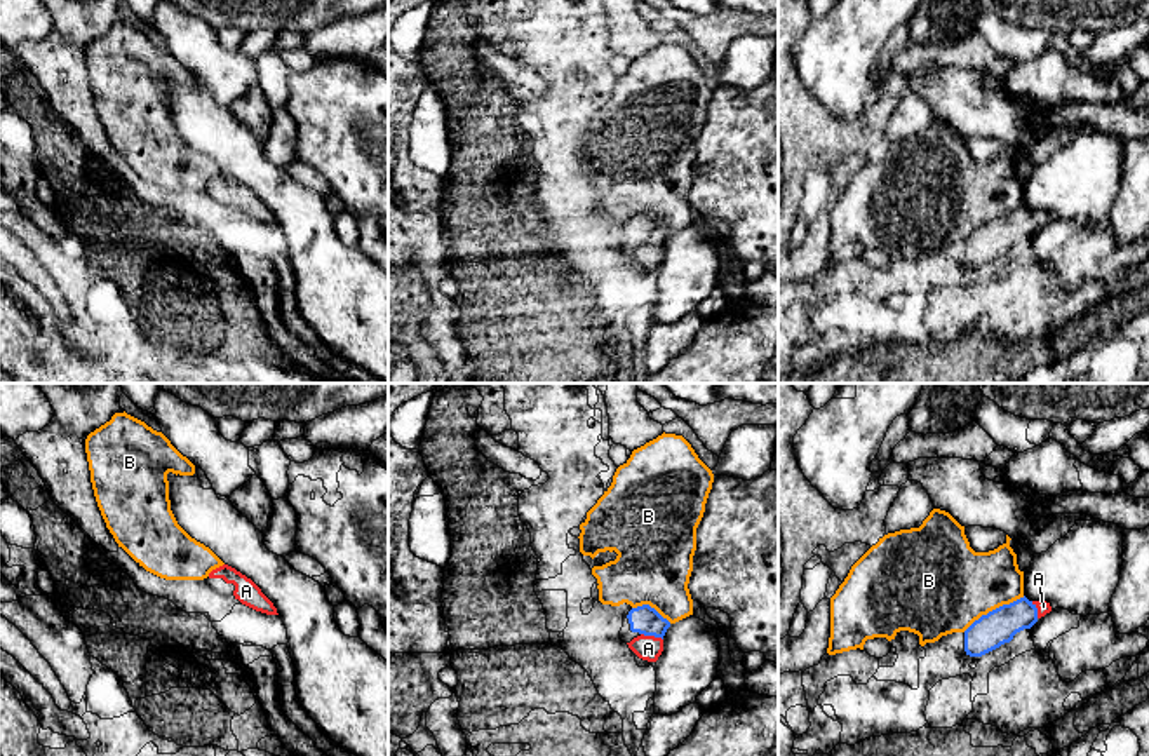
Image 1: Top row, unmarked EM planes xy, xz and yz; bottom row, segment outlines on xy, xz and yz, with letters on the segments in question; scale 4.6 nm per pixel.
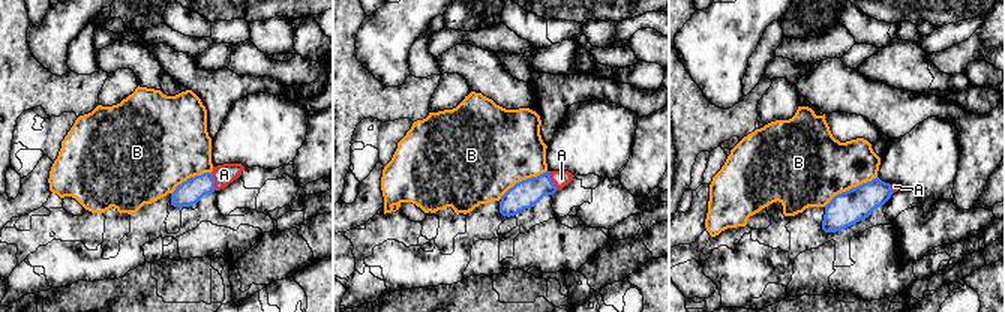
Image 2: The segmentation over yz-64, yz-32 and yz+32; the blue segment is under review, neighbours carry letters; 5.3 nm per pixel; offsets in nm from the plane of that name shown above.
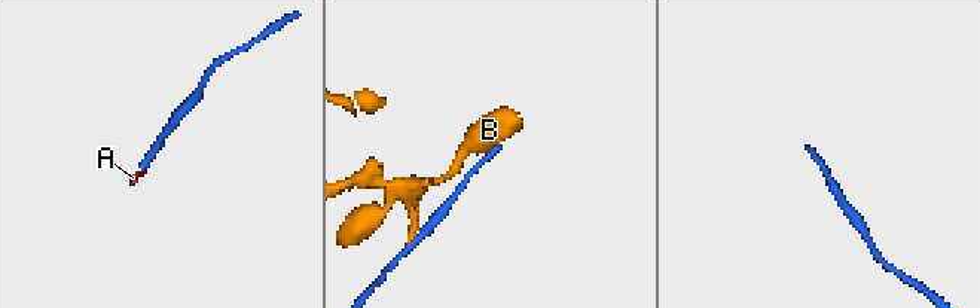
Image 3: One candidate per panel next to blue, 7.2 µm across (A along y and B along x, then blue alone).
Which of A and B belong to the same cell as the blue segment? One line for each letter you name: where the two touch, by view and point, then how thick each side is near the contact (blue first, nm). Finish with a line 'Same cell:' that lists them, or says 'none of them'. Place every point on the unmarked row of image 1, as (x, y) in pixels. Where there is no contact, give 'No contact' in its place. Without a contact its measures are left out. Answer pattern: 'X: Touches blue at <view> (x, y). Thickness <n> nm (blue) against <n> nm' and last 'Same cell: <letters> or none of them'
A: Touches blue at xz (651, 244). Thickness 130 nm (blue) against 110 nm
Same cell: A

